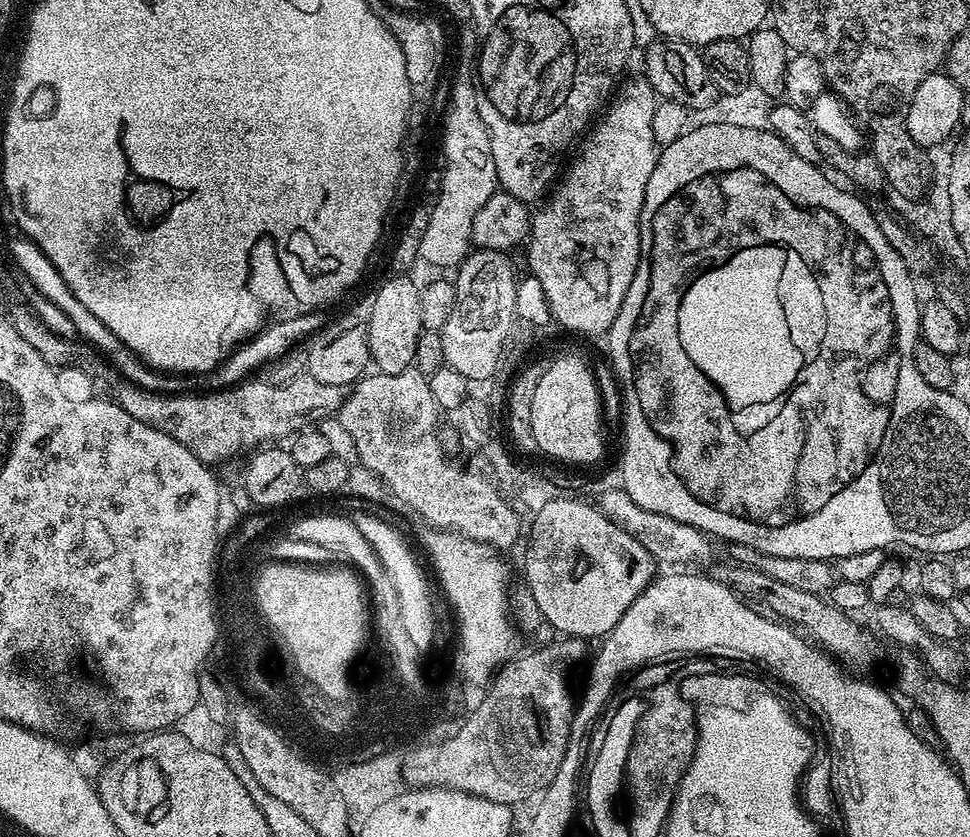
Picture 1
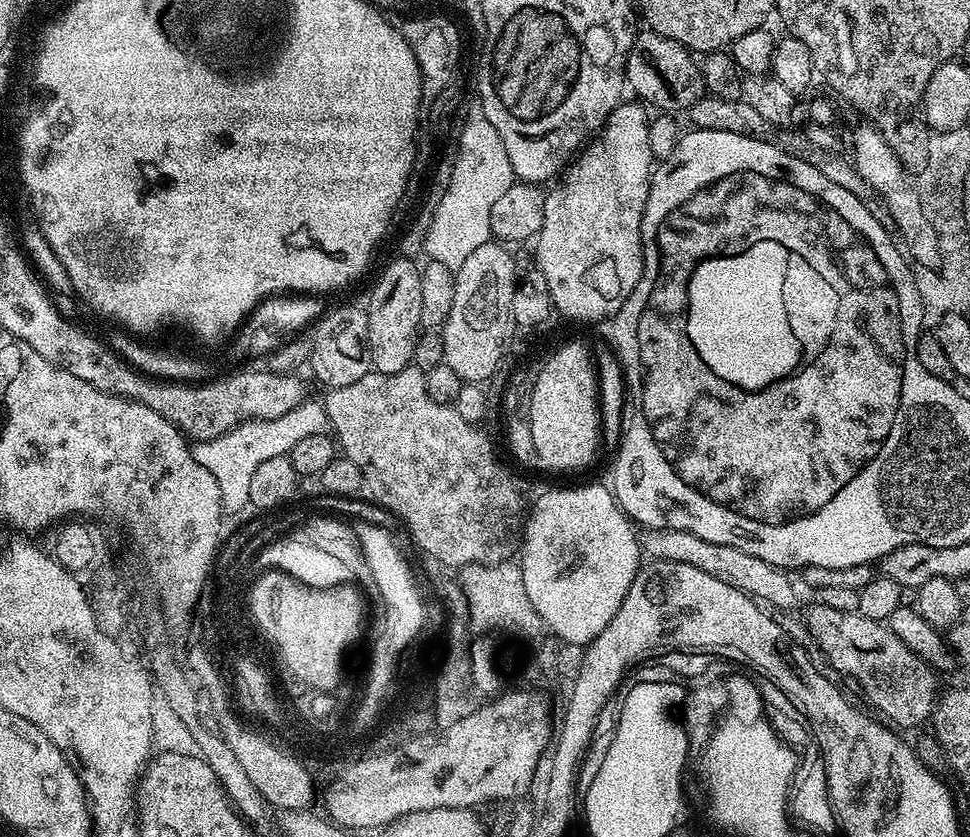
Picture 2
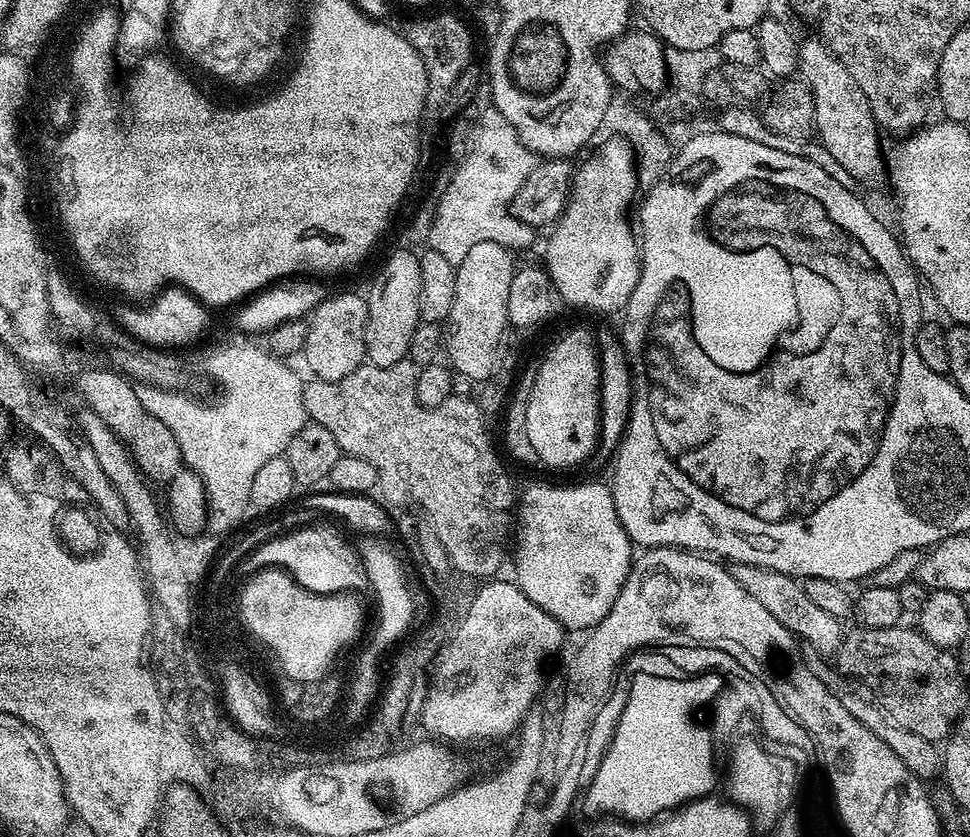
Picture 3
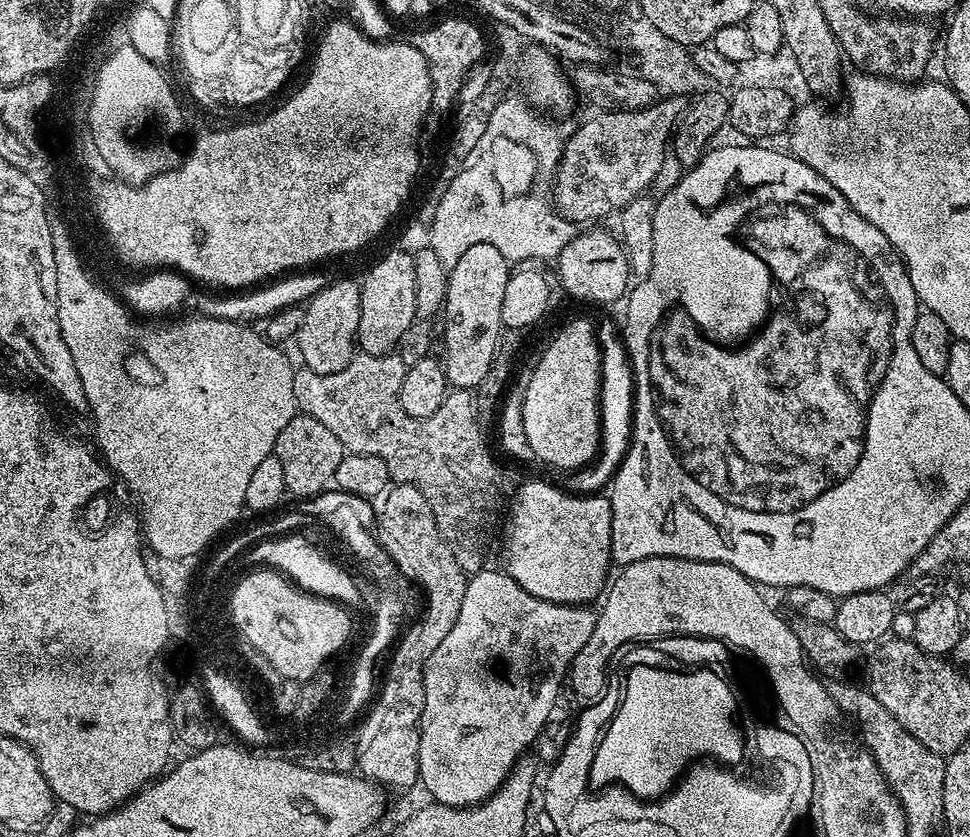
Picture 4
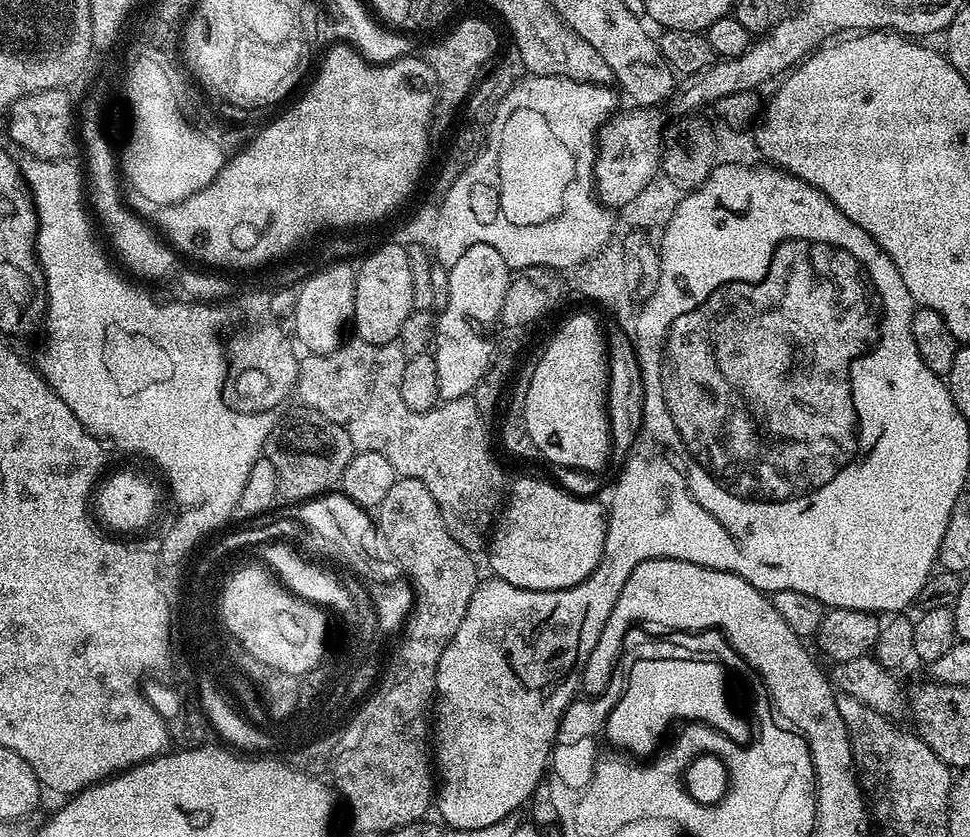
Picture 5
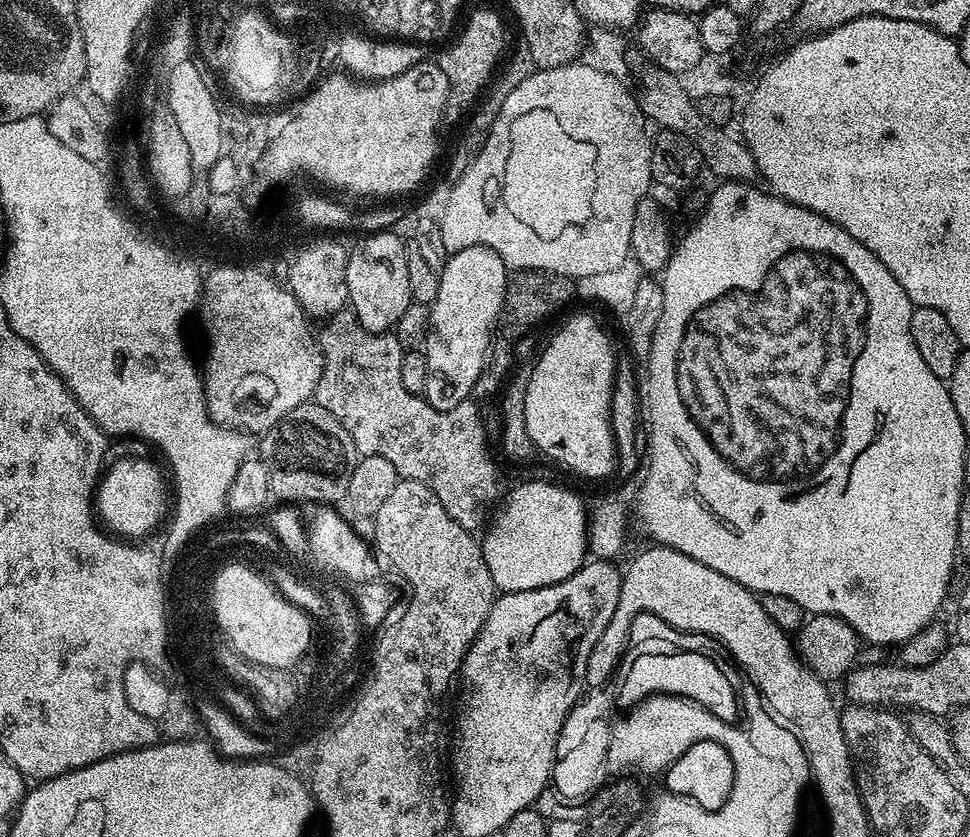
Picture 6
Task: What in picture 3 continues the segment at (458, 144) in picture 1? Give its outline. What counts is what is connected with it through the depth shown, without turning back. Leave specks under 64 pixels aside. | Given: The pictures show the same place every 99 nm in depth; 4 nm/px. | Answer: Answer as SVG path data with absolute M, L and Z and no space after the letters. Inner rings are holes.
M502 114L496 116L496 120L488 120L488 124L484 124L484 148L464 164L440 205L440 215L433 228L434 250L438 250L446 262L457 265L478 242L498 242L498 246L509 250L530 247L534 229L512 215L511 207L514 194L518 194L533 167L533 153L520 141L514 126L510 126Z

